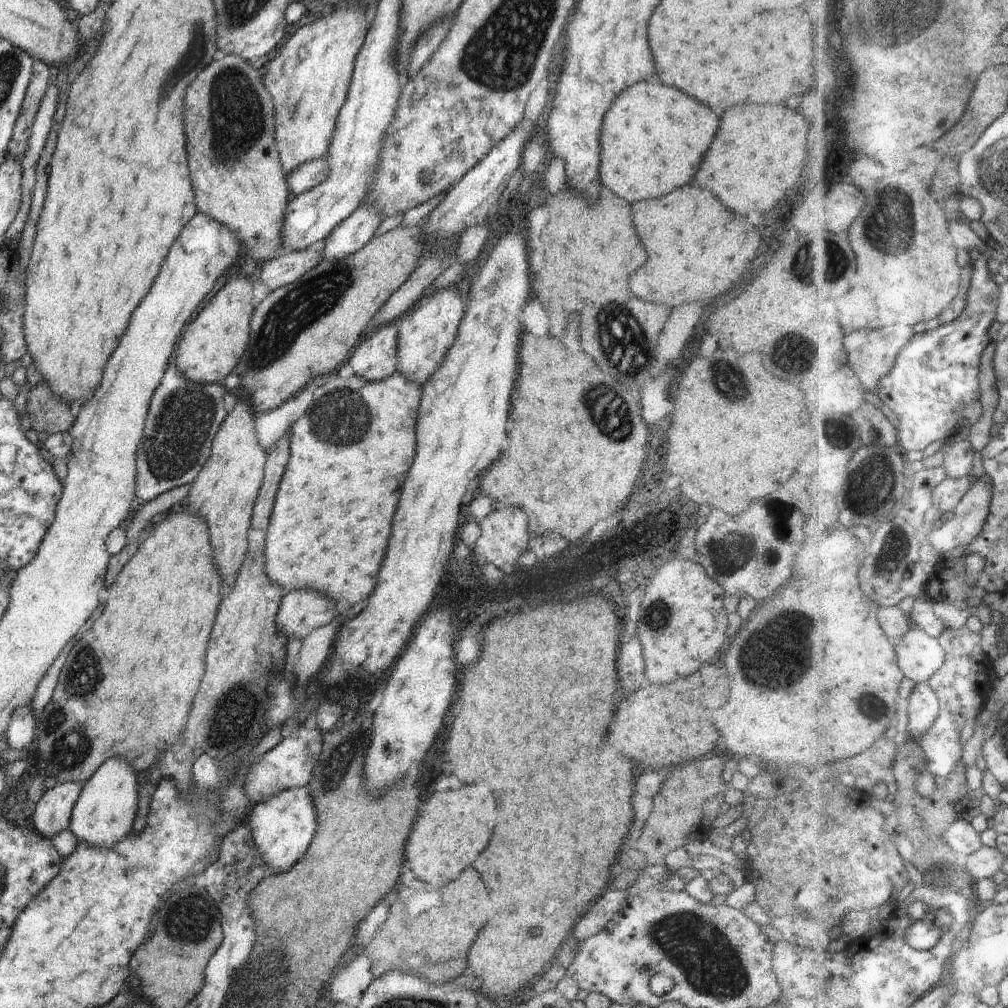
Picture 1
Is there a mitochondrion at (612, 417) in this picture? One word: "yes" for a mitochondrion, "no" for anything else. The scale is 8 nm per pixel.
yes

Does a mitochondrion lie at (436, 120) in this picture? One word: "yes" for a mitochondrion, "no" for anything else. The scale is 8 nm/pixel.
no

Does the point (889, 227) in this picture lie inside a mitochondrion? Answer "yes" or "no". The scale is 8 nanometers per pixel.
yes

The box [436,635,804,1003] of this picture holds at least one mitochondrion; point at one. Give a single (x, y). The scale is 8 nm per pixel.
(710, 963)

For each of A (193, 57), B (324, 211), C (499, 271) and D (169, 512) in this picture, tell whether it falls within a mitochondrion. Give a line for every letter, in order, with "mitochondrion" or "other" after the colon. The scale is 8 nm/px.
A: mitochondrion
B: other
C: mitochondrion
D: other

